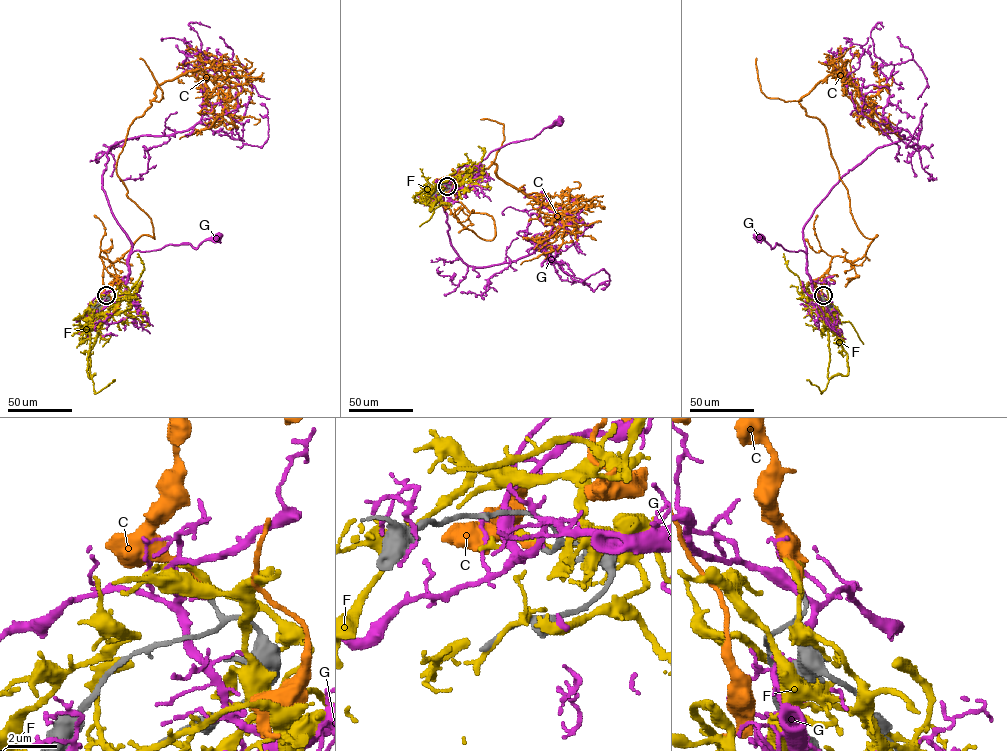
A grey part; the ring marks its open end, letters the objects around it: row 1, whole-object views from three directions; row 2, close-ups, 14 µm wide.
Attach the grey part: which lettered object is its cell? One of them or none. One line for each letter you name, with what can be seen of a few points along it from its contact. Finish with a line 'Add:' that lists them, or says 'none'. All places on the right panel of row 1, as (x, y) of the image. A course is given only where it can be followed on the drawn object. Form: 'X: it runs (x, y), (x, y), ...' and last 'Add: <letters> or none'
C: it runs (823, 295), (831, 259), (854, 262), (877, 235), (859, 229), (825, 125), (800, 99), (839, 70), (901, 139)
Add: C

